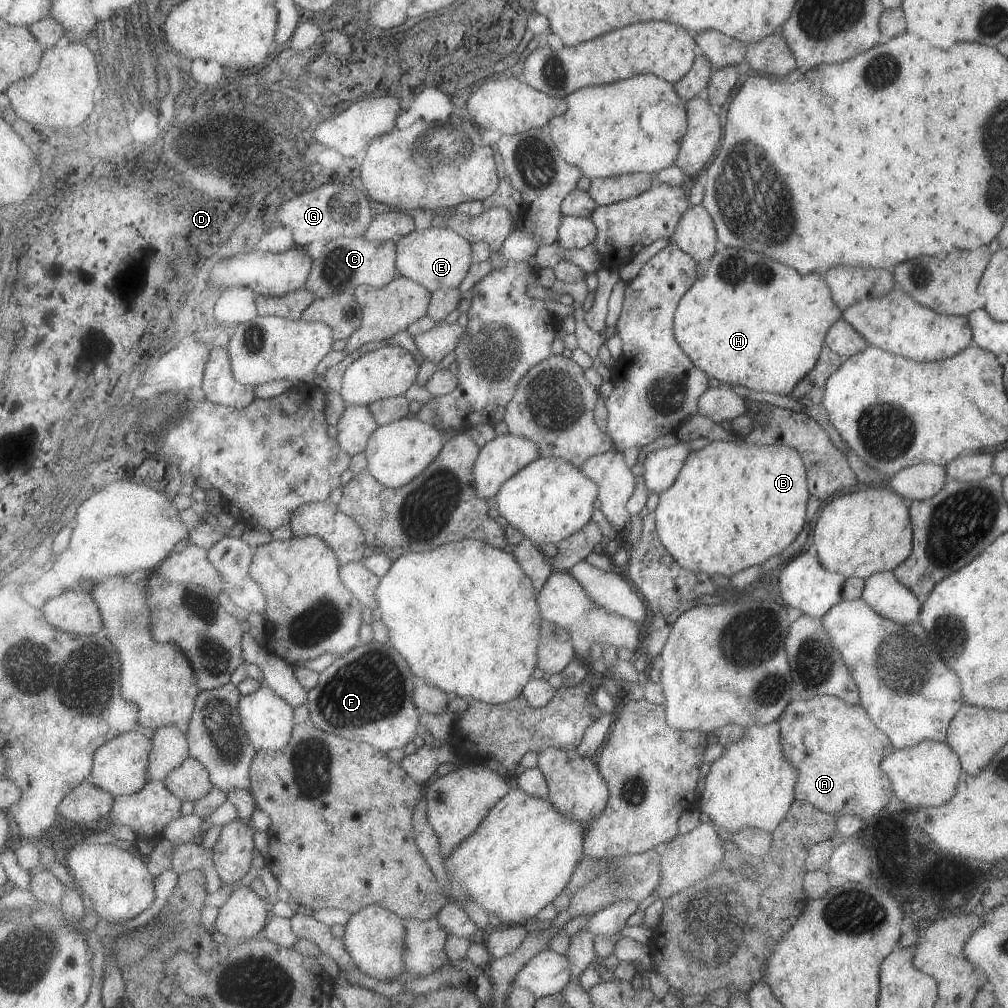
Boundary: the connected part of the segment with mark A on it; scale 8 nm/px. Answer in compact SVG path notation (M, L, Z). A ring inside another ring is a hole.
M820 695L803 701L794 696L792 702L779 718L783 754L797 770L795 798L809 802L815 809L828 813L837 819L848 816L870 818L882 810L894 796L893 786L882 770L881 762L896 748L860 705L851 705L832 695Z

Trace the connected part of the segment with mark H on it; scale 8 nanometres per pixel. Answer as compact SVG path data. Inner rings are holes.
M723 246L710 259L706 274L696 279L680 299L673 325L680 348L702 372L722 385L741 384L750 391L787 395L816 366L826 333L842 318L842 310L835 305L823 276L814 273L802 276L762 254Z

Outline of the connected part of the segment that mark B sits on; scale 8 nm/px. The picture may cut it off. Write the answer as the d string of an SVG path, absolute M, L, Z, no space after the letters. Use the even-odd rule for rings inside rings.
M710 441L706 447L691 451L686 457L678 478L659 496L653 513L662 544L682 568L731 577L748 567L762 565L771 556L780 555L800 536L806 524L808 495L807 470L796 449L786 445Z

